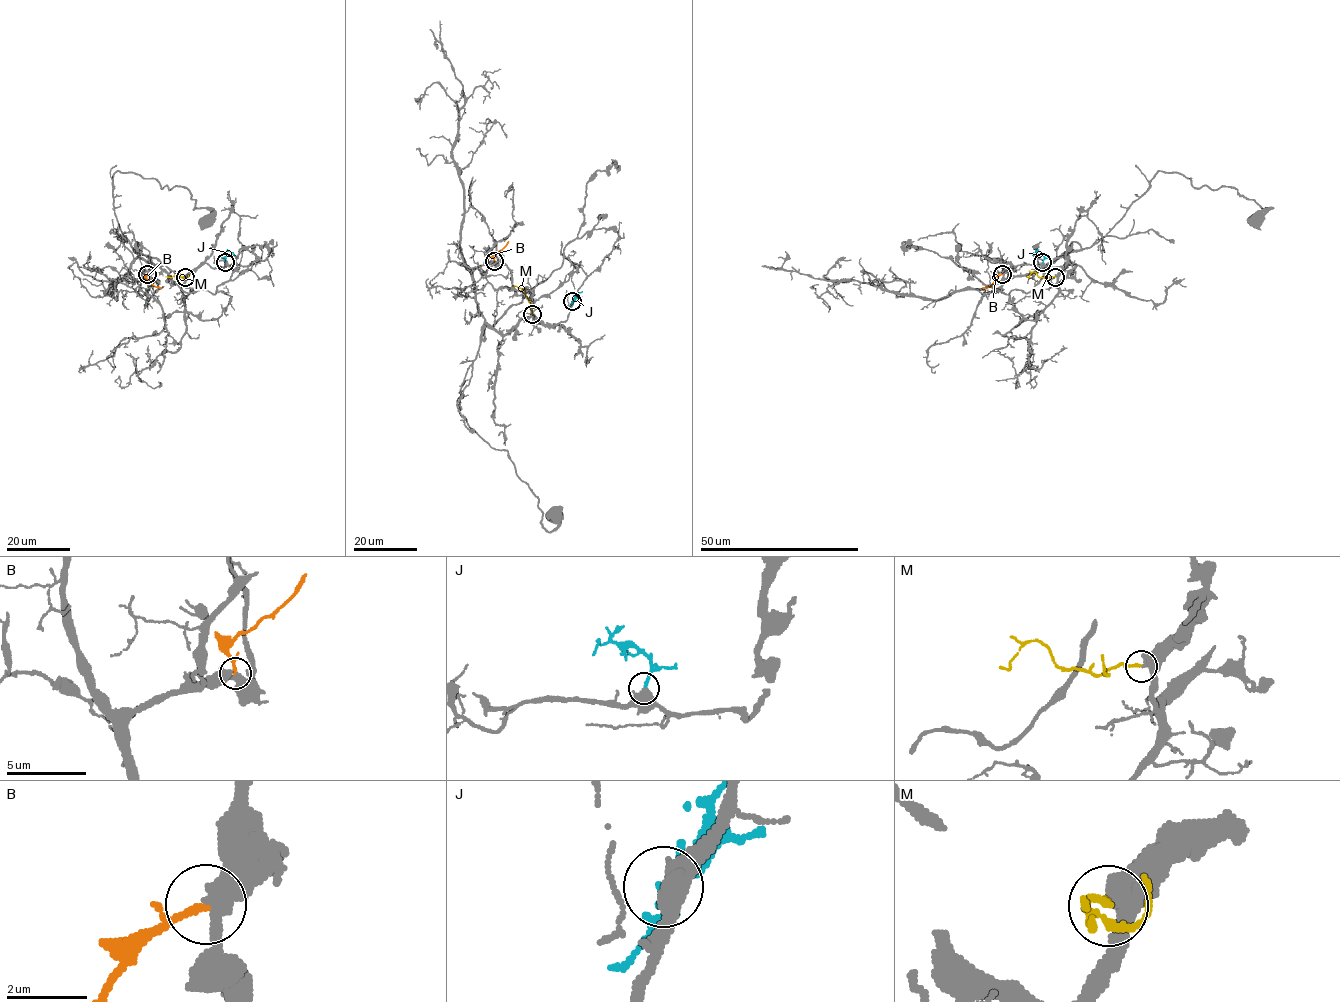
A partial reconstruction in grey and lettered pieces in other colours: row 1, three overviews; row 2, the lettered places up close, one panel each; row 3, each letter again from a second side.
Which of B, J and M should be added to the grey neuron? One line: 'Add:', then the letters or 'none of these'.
Add: M

